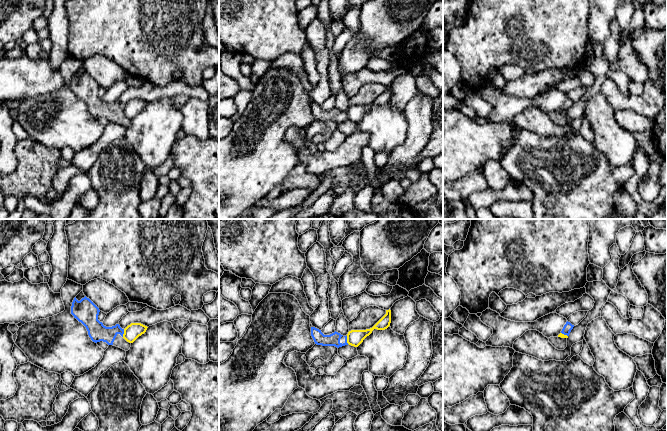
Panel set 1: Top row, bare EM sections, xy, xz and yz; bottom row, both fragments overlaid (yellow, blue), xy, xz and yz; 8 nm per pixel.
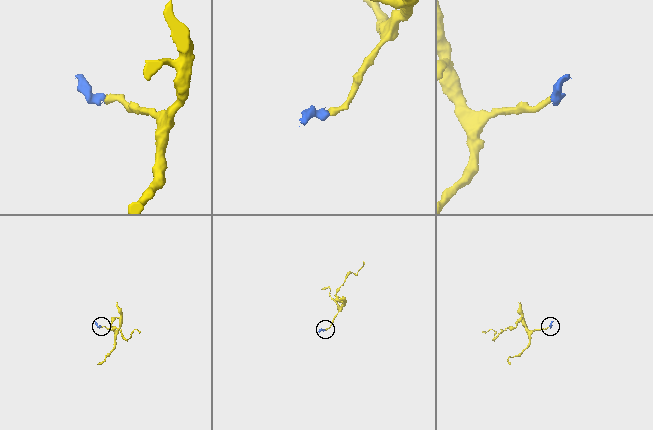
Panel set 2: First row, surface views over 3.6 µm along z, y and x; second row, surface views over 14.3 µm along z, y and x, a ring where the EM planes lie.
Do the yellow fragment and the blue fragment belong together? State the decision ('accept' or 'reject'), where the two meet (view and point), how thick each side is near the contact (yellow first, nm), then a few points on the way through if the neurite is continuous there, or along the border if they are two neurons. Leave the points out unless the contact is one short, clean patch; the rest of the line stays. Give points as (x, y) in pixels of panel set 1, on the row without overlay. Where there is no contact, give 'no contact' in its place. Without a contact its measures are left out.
reject | xy (124, 109) | 120/150 nm | along xy (124, 105), (122, 112)

